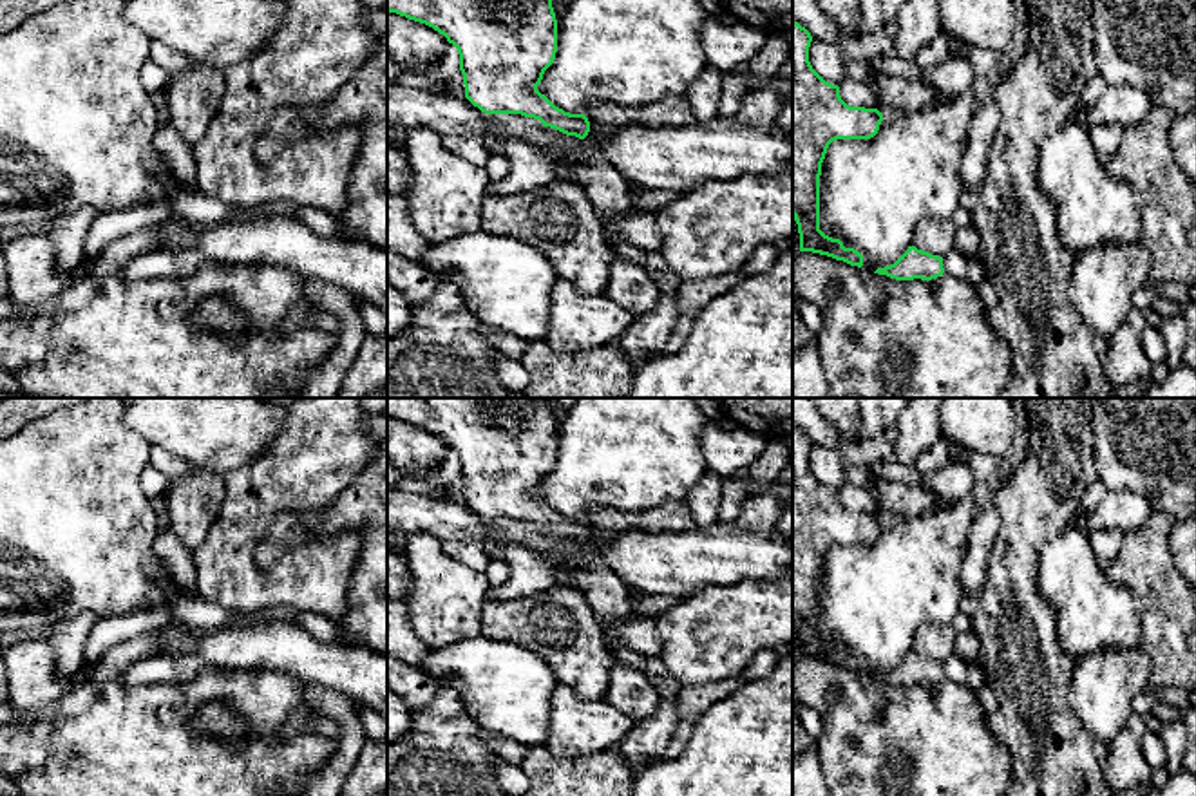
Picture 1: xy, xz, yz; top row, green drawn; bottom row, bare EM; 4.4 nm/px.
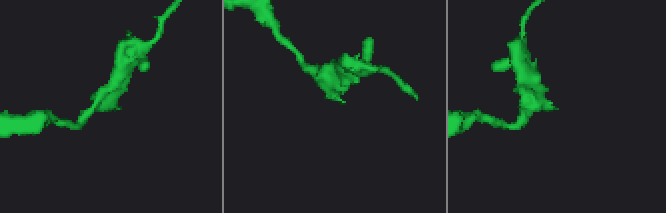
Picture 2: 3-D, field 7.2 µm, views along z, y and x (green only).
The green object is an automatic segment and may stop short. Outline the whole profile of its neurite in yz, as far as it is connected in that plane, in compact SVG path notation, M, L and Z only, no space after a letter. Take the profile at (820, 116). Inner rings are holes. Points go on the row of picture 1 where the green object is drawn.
M793 22L793 217L798 224L800 251L863 266L863 255L845 248L820 230L820 175L827 148L836 139L870 139L878 134L883 114L878 109L850 107L840 96L840 87L825 81L809 62L812 36L798 22Z

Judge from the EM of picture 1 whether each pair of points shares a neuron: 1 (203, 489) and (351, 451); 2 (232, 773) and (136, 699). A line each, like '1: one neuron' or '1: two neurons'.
1: two neurons
2: one neuron

